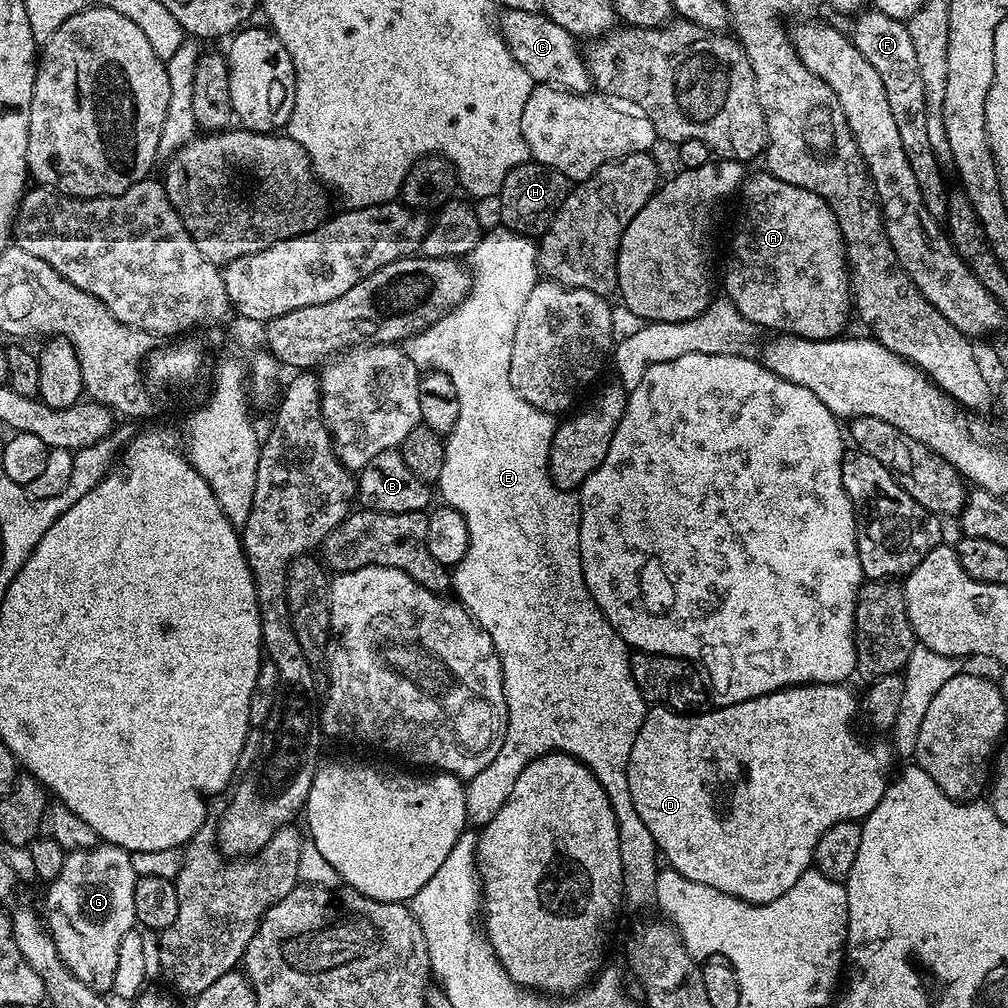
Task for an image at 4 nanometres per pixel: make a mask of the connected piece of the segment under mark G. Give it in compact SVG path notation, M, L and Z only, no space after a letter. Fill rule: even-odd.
M97 843L90 850L78 850L65 855L62 870L47 885L48 893L44 896L44 912L46 931L51 936L64 965L78 978L78 982L86 982L101 994L107 993L114 982L114 970L118 970L118 946L122 946L122 938L137 927L134 910L134 886L137 875L131 861L132 853L124 848L115 848L112 844Z

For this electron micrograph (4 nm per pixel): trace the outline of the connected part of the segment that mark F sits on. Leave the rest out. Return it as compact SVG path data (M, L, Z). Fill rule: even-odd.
M875 10L861 11L853 20L856 21L852 24L850 39L858 54L862 54L862 58L866 58L866 62L878 70L878 78L882 78L882 87L886 90L894 123L898 125L902 150L906 150L906 158L910 158L910 170L914 170L914 178L922 190L926 210L930 210L934 217L947 217L949 189L944 188L946 172L941 168L934 149L930 147L930 137L926 131L926 94L922 90L922 77L918 71L918 62L914 59L914 42L910 42L907 23Z

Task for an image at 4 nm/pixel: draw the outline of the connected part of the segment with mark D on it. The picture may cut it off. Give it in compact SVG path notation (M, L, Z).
M795 684L792 688L779 688L765 696L716 706L711 710L713 712L685 714L680 710L652 706L645 711L638 738L634 738L634 750L630 750L628 759L630 798L634 802L634 810L638 810L642 822L646 822L650 838L654 838L657 853L663 859L665 856L668 859L667 867L682 874L682 878L690 878L690 882L702 882L702 886L714 886L714 890L722 890L722 894L730 894L748 904L774 902L774 898L782 898L782 894L786 894L786 890L790 890L790 886L794 886L794 882L798 882L798 878L802 878L802 874L813 867L812 855L818 846L818 838L822 838L822 834L826 834L834 822L863 821L865 816L872 813L874 806L882 802L882 794L893 775L894 752L887 743L868 745L856 737L852 719L858 716L858 700L855 695L852 697L851 690L844 684Z

